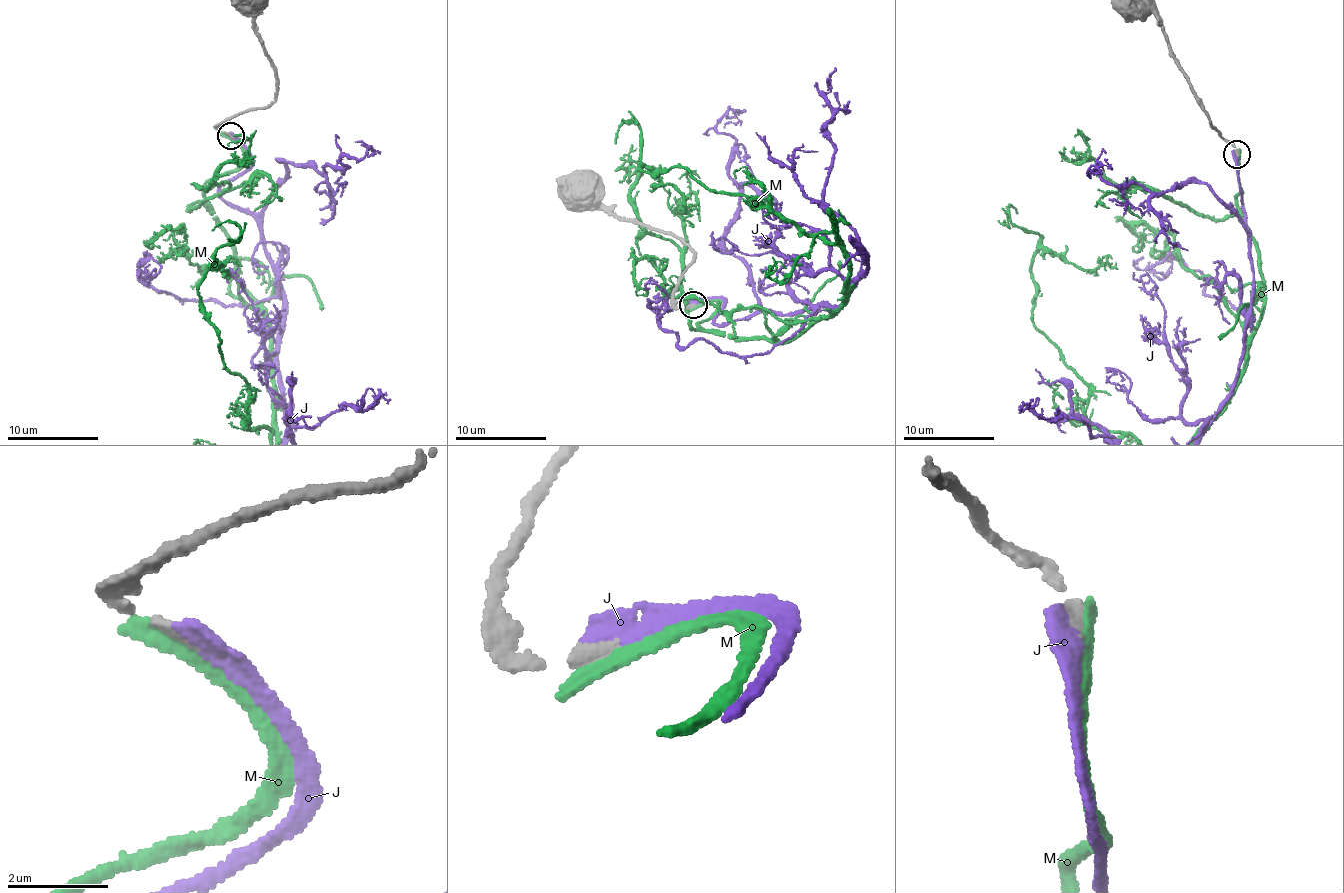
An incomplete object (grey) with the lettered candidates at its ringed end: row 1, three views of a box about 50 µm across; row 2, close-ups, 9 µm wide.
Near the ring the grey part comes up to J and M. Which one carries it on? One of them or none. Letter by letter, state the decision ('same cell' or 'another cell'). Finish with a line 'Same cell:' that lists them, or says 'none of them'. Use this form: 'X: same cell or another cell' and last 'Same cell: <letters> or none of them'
J: same cell
M: another cell
Same cell: J

